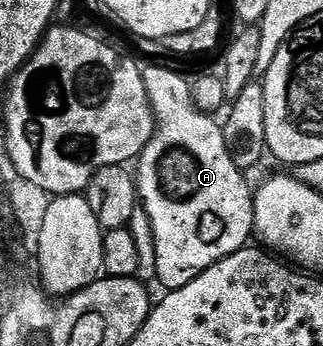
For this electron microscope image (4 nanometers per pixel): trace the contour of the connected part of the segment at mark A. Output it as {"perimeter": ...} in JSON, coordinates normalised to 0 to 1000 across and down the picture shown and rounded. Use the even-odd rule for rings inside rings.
{"perimeter":[[[449,188],[437,191],[440,225],[446,228],[446,251],[458,263],[458,286],[464,303],[477,315],[477,344],[492,364],[539,361],[539,465],[452,465],[440,460],[424,468],[421,520],[427,529],[427,578],[437,601],[449,604],[458,633],[471,645],[471,668],[477,671],[477,699],[483,702],[483,803],[486,821],[505,824],[505,838],[523,841],[554,835],[582,818],[594,818],[594,806],[607,806],[625,792],[632,777],[656,772],[675,754],[690,754],[697,743],[718,740],[740,720],[765,705],[762,697],[780,685],[786,673],[786,558],[771,529],[762,523],[762,503],[752,491],[737,488],[731,471],[718,465],[712,442],[703,436],[700,413],[690,396],[687,361],[659,335],[625,327],[610,309],[604,272],[594,266],[594,246],[573,234],[551,211],[536,211],[526,199],[511,199],[502,188]]]}

